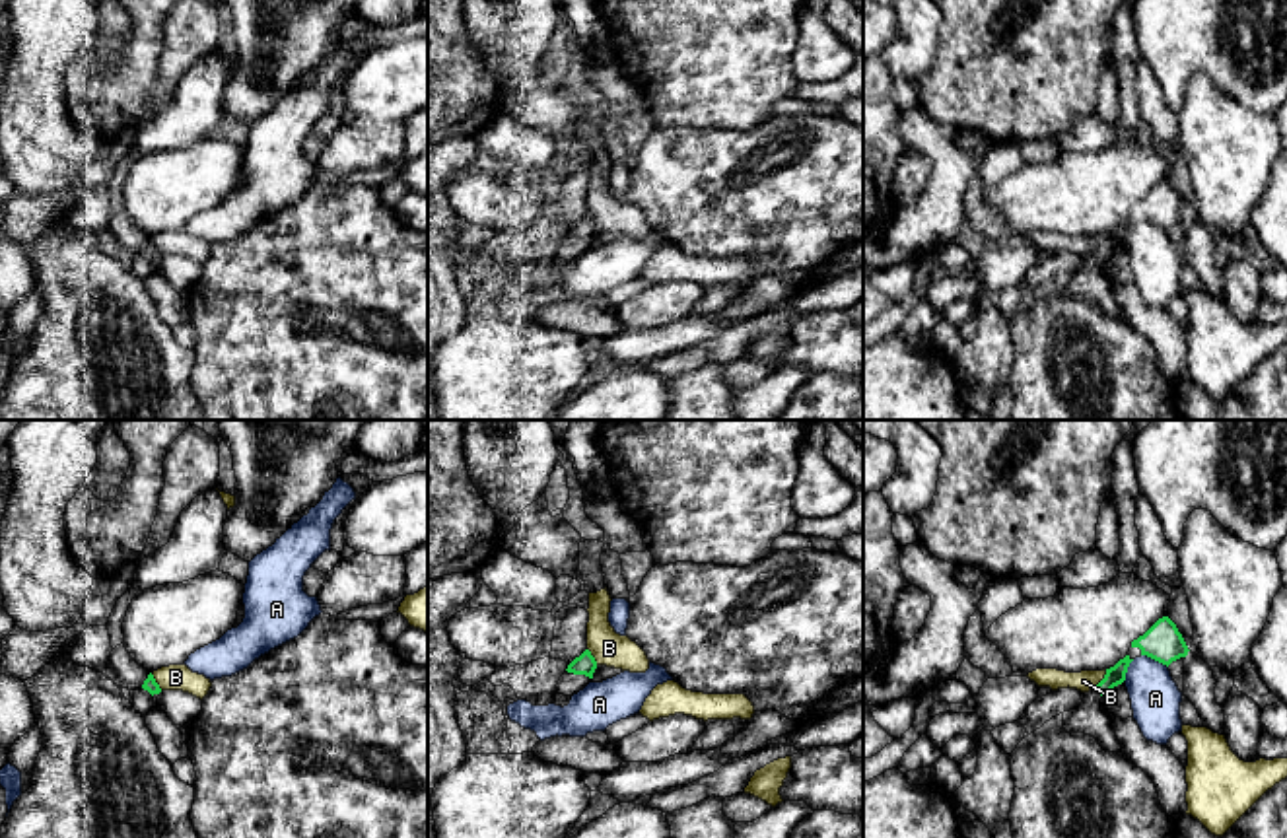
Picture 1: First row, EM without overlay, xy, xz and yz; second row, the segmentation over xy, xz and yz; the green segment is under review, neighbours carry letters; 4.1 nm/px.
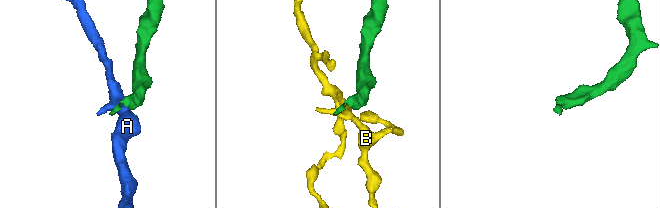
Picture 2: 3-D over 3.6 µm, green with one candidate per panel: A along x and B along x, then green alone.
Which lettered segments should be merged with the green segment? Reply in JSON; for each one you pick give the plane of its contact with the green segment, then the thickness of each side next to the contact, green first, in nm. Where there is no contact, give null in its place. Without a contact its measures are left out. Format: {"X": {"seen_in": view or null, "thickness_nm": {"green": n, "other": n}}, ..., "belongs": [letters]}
{"belongs": []}

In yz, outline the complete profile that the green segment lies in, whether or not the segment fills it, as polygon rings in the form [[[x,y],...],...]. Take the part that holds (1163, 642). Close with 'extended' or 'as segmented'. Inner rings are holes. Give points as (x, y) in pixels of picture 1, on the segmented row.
[[[1163,616],[1143,636],[1131,642],[1128,655],[1114,667],[1106,669],[1104,679],[1093,690],[1104,696],[1114,686],[1122,684],[1128,667],[1135,657],[1147,655],[1168,667],[1172,661],[1186,657],[1188,651],[1190,649],[1176,624],[1168,616]]]; extended

